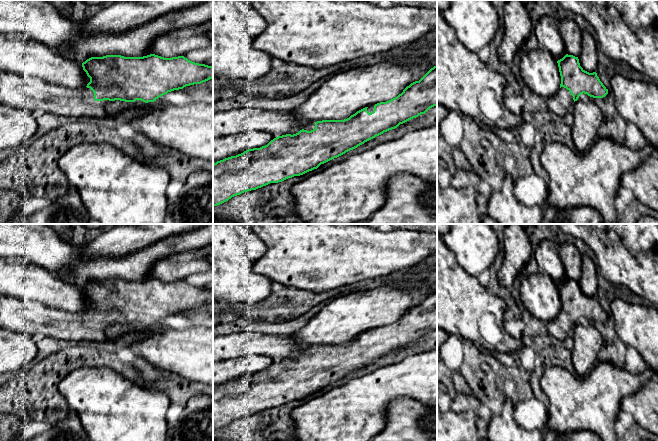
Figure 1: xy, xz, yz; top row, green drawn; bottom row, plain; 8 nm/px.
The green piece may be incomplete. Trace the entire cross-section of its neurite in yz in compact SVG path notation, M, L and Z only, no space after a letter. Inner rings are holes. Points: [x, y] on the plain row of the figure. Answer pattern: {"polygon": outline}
{"polygon": "M566 278L557 287L561 300L560 313L546 326L548 334L559 342L567 337L569 330L583 317L593 322L603 322L608 318L608 313L597 297L585 295L580 290L578 281Z"}

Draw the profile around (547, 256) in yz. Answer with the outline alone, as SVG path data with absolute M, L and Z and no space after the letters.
M542 239L533 254L537 261L538 272L547 274L556 285L566 279L557 243L550 239Z

